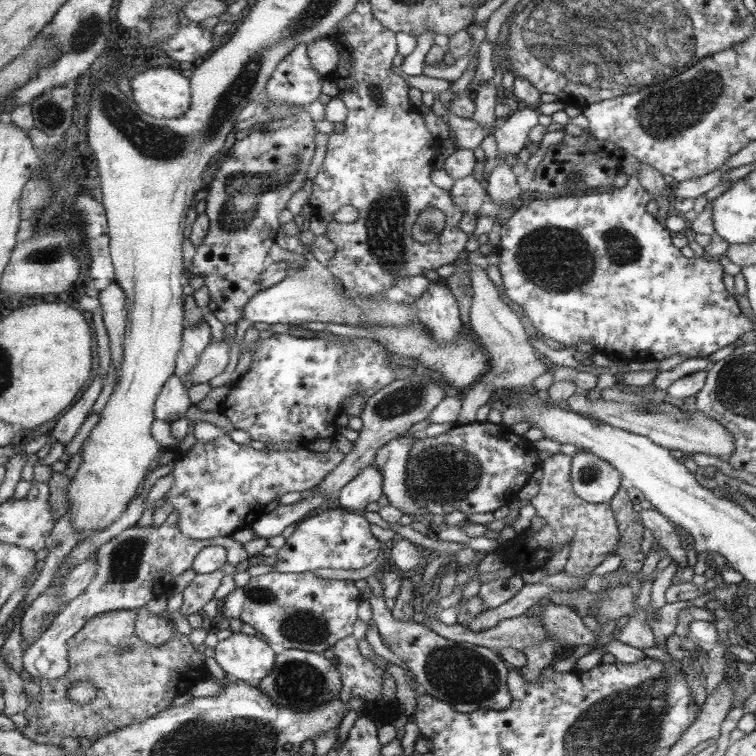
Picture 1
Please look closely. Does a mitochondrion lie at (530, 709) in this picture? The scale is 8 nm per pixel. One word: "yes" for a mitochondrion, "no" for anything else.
no

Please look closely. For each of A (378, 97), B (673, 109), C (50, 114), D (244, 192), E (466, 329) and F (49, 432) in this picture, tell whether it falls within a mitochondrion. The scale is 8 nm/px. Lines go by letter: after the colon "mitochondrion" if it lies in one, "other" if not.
A: mitochondrion
B: mitochondrion
C: mitochondrion
D: mitochondrion
E: other
F: other

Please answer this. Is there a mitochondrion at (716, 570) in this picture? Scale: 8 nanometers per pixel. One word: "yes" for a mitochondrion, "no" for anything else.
no

